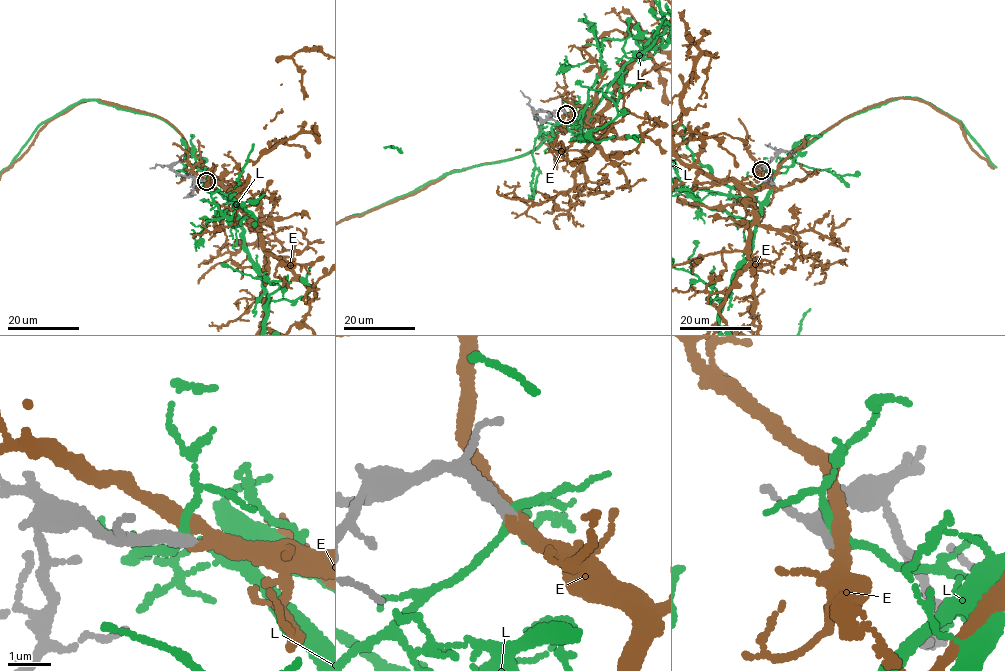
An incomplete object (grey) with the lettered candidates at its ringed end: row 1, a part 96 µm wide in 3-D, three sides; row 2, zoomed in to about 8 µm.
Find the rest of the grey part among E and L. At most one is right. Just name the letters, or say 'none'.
E

